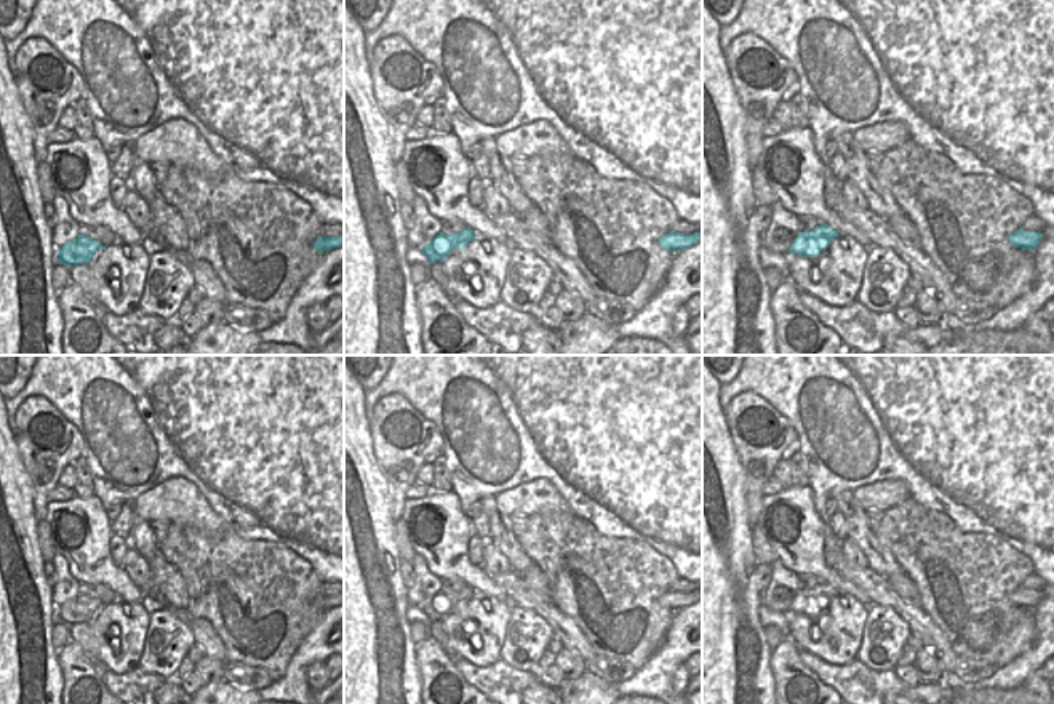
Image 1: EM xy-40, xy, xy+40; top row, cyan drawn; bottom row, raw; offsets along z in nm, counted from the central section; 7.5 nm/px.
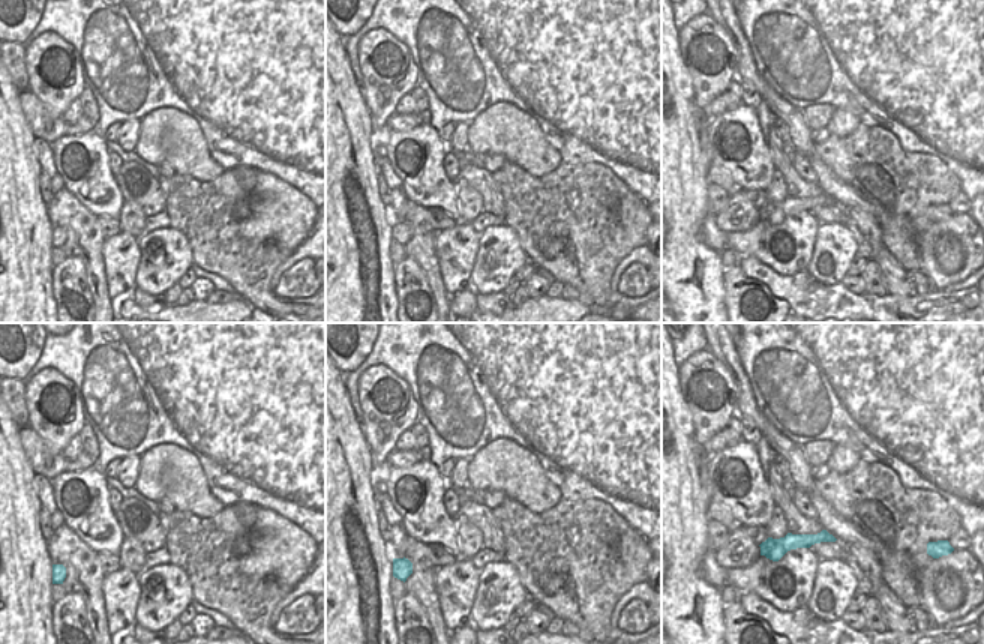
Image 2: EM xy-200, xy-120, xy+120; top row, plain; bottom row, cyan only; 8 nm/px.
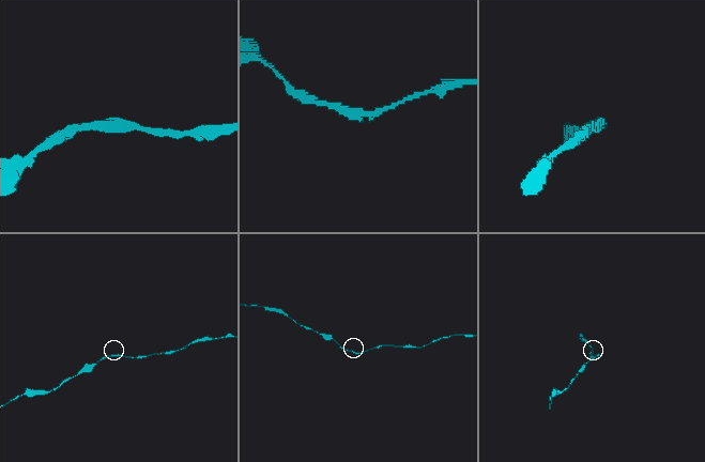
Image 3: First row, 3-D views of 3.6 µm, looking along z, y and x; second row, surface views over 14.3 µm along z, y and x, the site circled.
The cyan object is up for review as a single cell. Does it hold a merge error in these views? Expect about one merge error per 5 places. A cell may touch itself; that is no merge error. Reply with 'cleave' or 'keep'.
keep

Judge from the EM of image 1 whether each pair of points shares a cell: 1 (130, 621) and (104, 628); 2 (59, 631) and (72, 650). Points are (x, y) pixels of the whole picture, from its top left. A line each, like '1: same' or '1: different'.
1: same
2: different

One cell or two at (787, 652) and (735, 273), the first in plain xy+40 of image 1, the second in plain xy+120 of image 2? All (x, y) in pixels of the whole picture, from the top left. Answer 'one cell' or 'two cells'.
one cell

